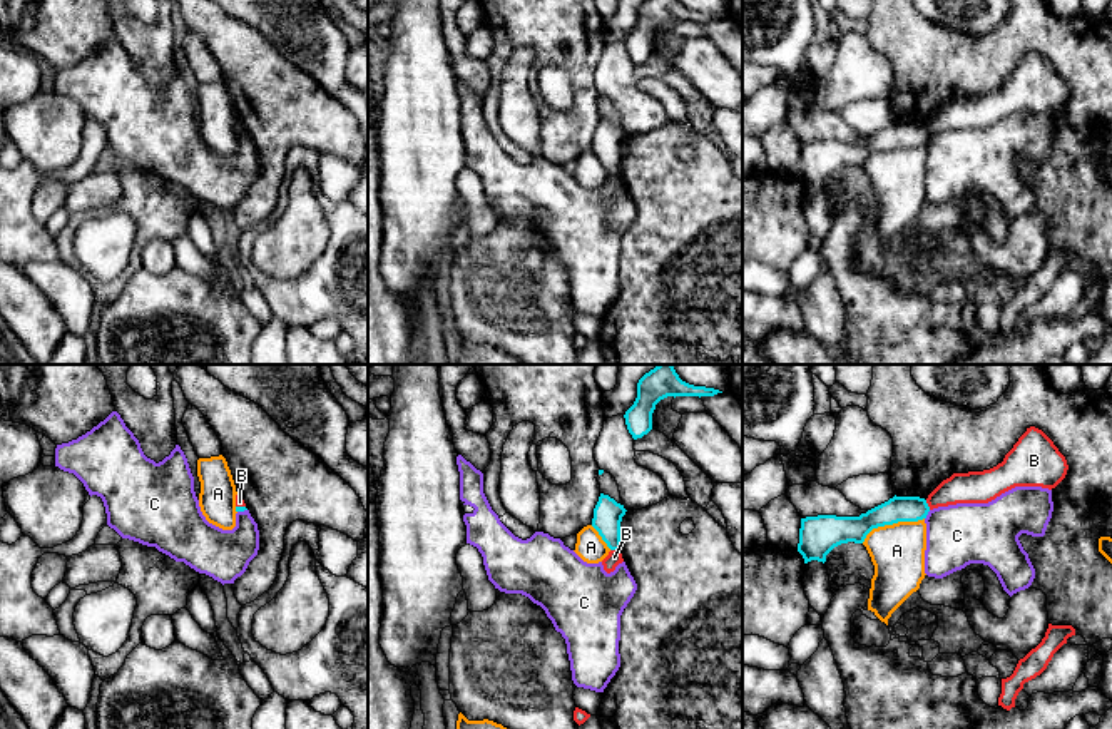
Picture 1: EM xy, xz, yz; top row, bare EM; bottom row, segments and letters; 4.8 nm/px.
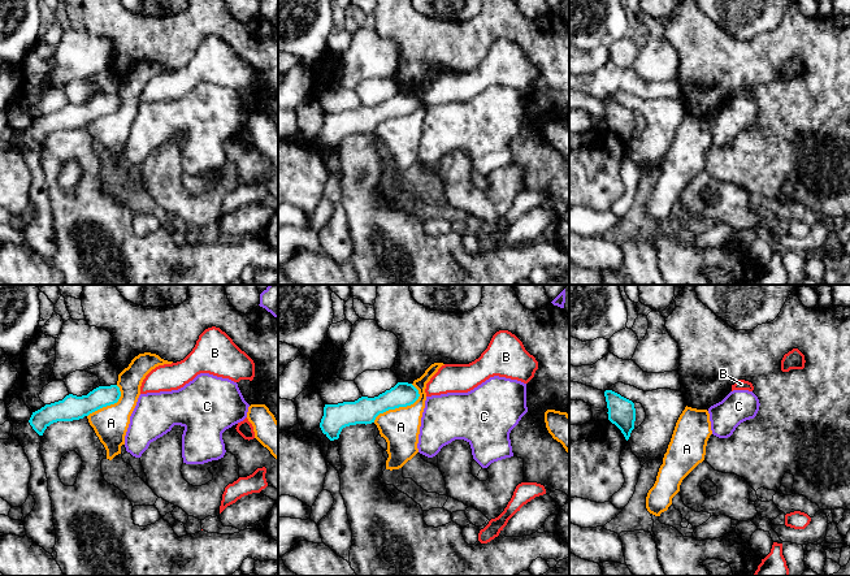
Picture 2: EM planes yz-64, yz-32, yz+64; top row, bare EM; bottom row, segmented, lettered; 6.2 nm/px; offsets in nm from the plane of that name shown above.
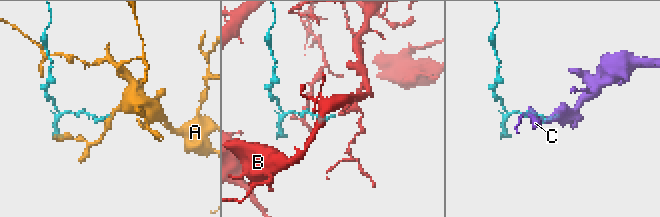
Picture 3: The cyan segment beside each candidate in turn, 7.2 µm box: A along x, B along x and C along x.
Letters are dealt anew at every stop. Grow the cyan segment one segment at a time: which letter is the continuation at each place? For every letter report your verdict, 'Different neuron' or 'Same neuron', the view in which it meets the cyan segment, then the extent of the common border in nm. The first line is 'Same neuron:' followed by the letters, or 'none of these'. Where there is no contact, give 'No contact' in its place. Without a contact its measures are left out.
Same neuron: none of these
A: Different neuron. Touches cyan in yz. Shared border 320 nm
B: Different neuron. Touches cyan in xz. Shared border 50 nm
C: Different neuron. Touches cyan in yz. Shared border 50 nm

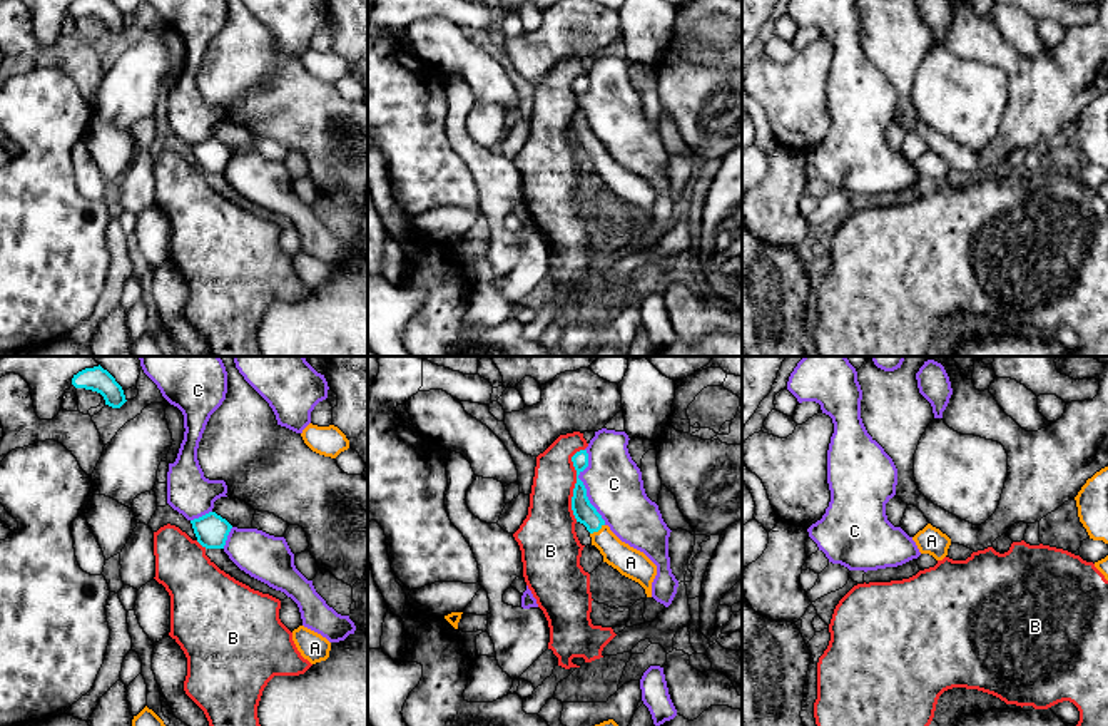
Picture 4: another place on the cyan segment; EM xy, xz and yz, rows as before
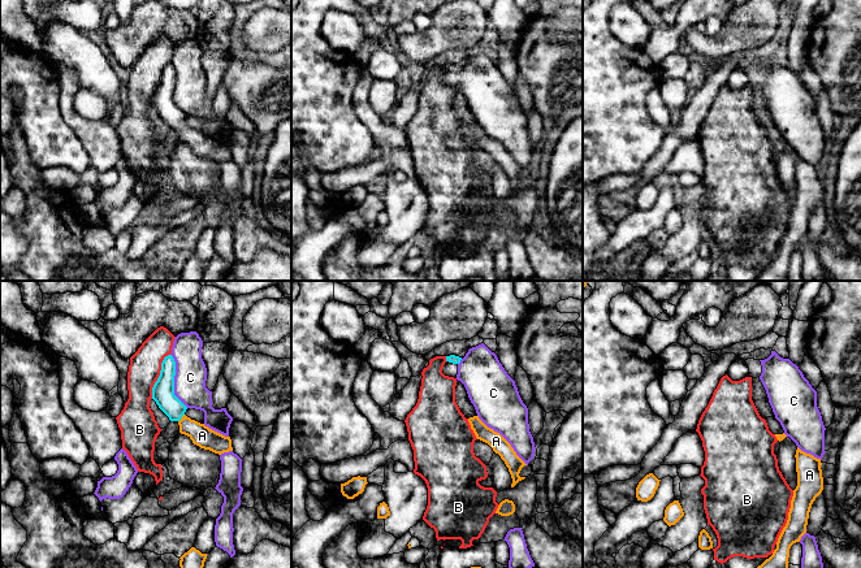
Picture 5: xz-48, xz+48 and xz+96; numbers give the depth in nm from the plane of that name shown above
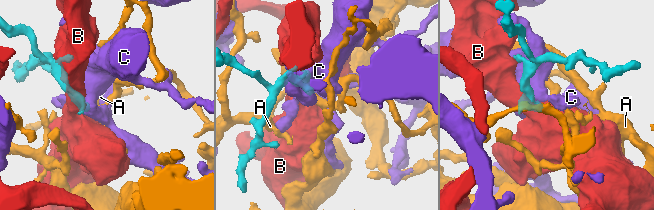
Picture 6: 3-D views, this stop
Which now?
Same neuron: A
A: Same neuron. Touches cyan in xz. Shared border 90 nm
B: Different neuron. Touches cyan in xz. Shared border 360 nm
C: Different neuron. Touches cyan in xz. Shared border 380 nm

